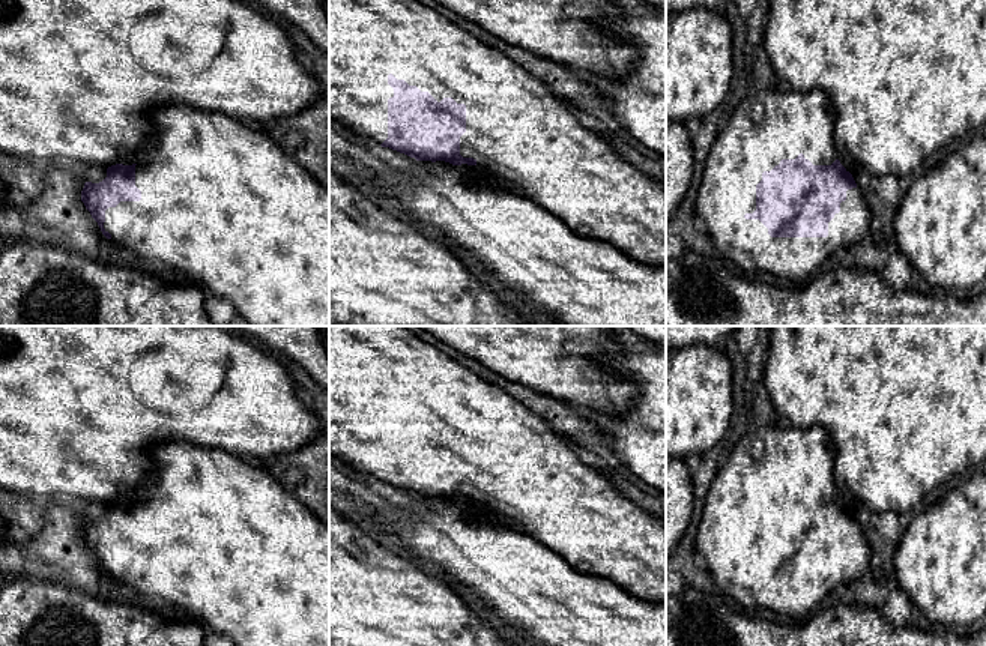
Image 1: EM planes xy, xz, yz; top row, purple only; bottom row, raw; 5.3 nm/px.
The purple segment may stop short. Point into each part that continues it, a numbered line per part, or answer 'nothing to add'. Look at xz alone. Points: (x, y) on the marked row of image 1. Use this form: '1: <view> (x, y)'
1: xz (516, 128)

